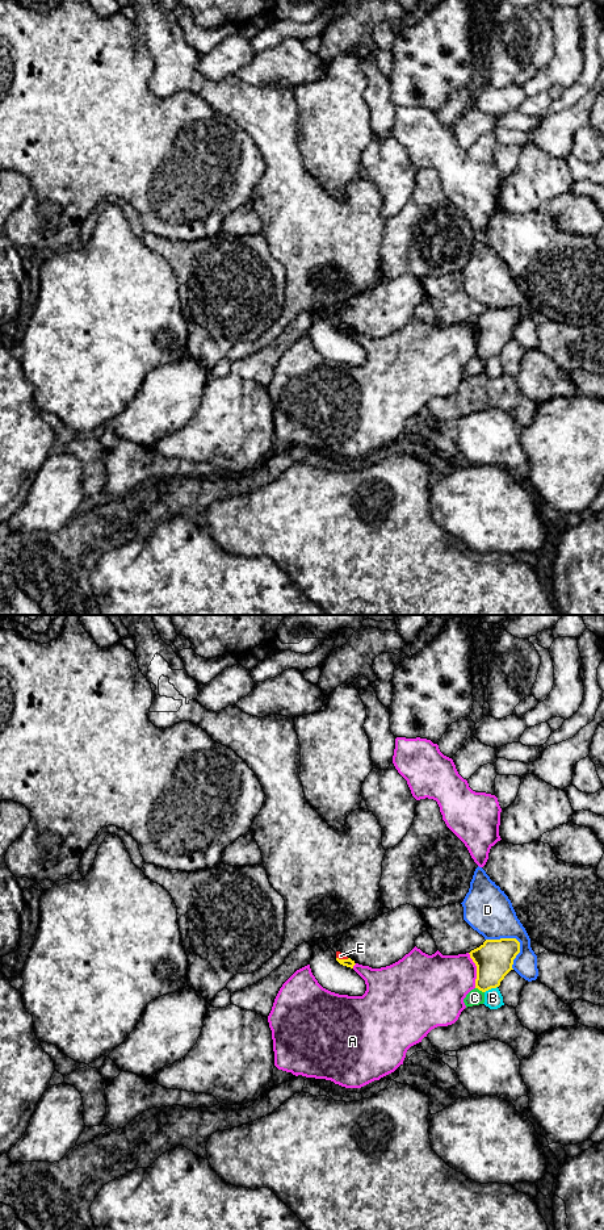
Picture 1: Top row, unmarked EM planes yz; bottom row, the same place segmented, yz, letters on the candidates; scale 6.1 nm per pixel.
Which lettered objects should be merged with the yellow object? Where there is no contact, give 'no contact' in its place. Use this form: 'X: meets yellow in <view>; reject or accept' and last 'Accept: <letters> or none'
A: meets yellow in yz; reject
B: meets yellow in yz; reject
C: meets yellow in yz; reject
D: meets yellow in yz; reject
E: meets yellow in yz; reject
Accept: none

